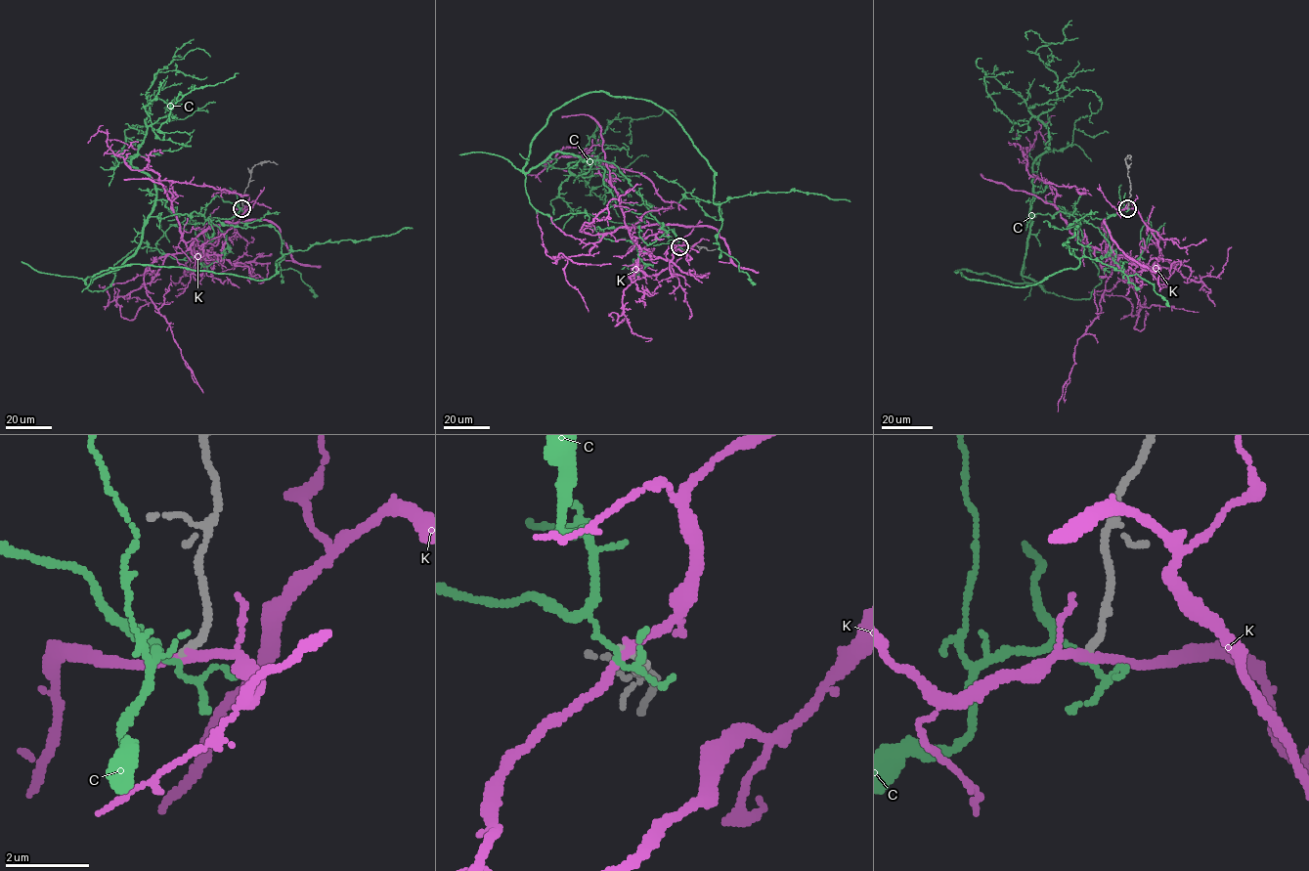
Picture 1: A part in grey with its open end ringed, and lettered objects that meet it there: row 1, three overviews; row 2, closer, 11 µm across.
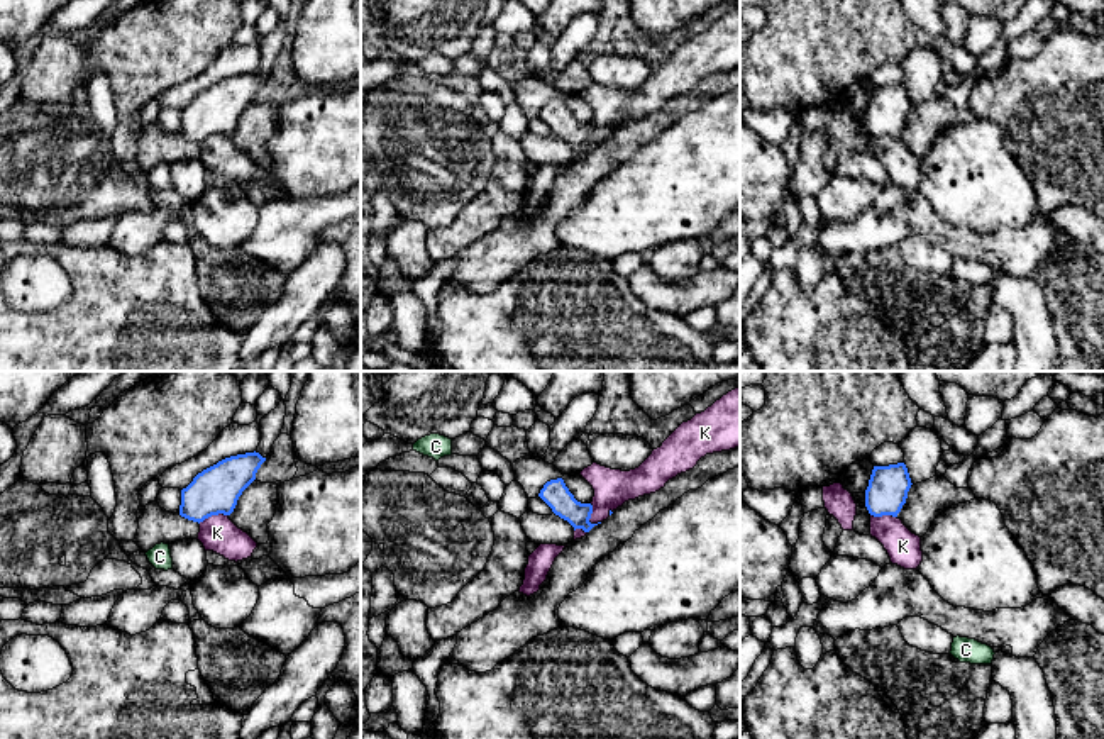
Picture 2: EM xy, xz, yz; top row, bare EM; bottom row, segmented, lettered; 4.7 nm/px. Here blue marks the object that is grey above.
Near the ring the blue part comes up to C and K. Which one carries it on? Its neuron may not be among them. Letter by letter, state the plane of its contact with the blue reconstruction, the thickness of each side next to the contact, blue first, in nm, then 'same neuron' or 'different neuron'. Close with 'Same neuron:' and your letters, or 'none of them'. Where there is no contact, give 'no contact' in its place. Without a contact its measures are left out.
C: no contact; different neuron
K: contact in xy; calibres 220 and 170 nm; different neuron
Same neuron: none of them

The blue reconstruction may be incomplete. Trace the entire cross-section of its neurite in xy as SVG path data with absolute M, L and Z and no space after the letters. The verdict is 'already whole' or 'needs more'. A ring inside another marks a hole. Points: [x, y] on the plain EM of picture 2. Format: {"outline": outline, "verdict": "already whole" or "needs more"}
{"outline": "M254 71L203 90L181 110L179 136L198 144L212 136L230 136L264 81L266 78Z", "verdict": "already whole"}

